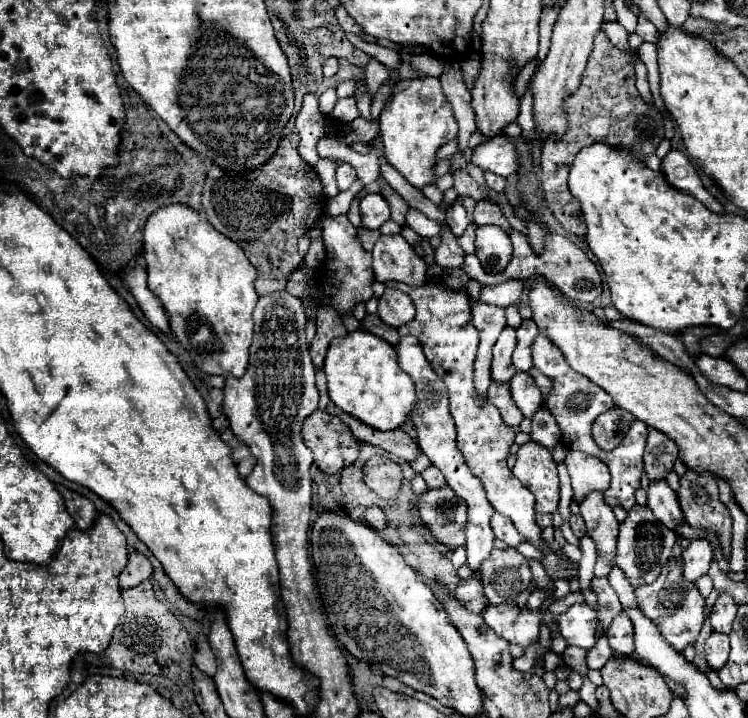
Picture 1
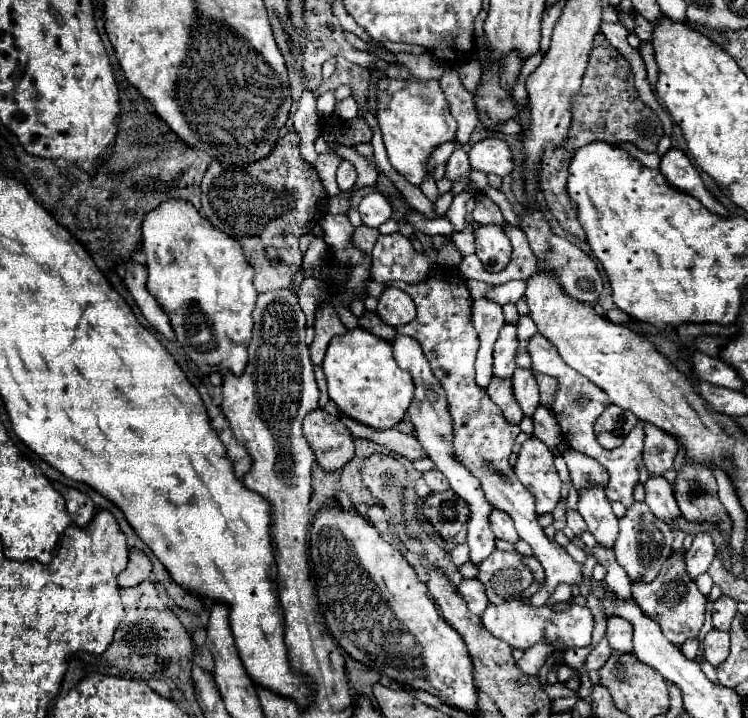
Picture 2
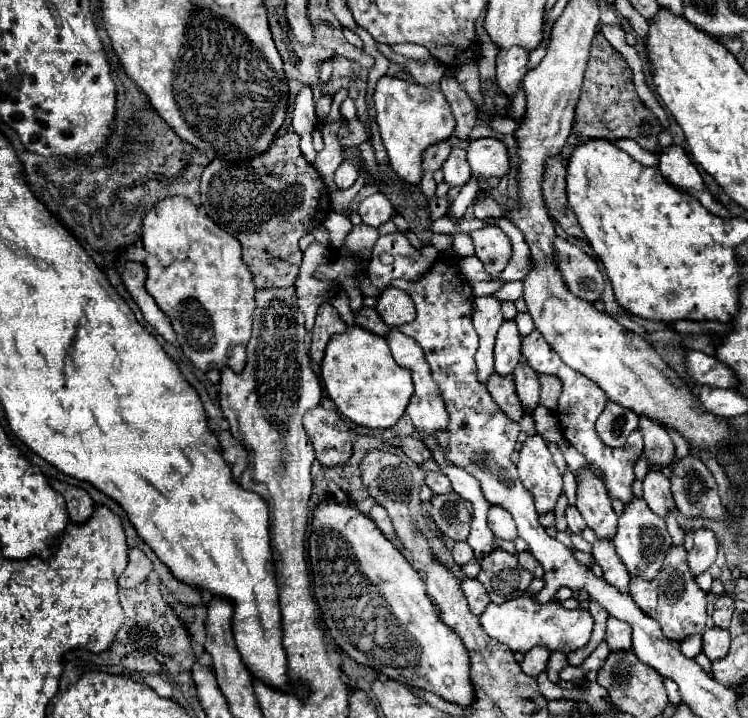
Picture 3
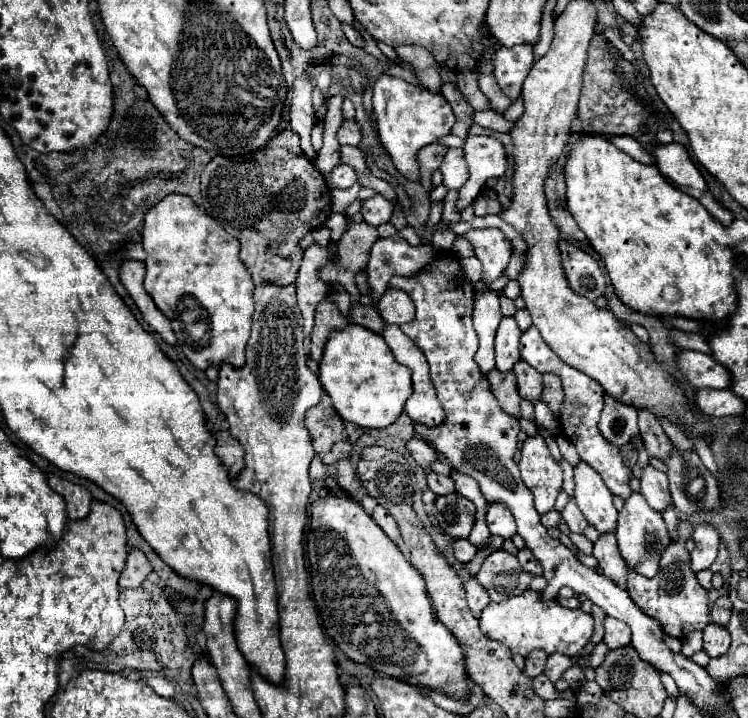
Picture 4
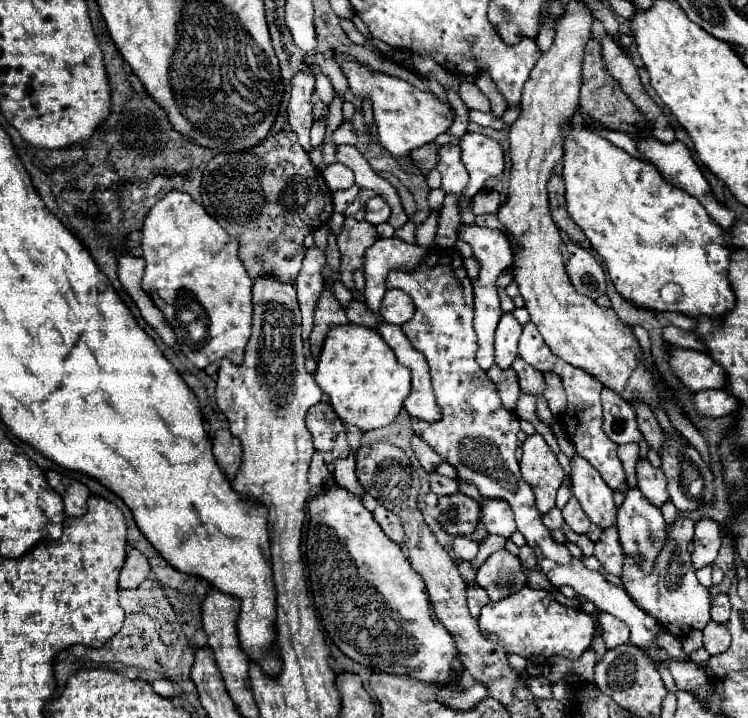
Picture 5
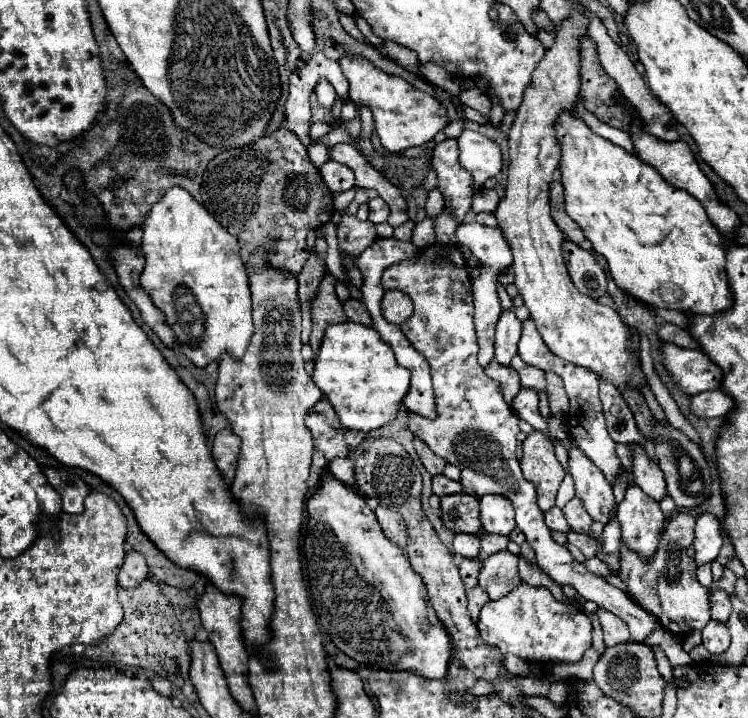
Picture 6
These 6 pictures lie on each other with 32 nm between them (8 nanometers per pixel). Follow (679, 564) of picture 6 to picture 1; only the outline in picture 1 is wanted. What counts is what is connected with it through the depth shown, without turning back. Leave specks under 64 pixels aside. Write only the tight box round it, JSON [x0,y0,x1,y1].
[636,560,704,654]

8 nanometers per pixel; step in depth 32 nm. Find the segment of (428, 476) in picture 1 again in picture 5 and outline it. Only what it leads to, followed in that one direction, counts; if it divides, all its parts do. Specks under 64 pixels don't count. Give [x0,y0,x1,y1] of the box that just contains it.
[430,472,458,496]

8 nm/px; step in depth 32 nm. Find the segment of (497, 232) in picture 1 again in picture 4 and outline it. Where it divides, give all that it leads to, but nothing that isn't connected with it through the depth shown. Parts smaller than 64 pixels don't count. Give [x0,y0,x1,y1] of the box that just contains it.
[466,228,512,280]

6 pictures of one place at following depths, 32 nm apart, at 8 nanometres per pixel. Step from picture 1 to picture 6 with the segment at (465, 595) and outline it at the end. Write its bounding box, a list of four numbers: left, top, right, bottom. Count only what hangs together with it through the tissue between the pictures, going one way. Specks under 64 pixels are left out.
[468,588,488,620]

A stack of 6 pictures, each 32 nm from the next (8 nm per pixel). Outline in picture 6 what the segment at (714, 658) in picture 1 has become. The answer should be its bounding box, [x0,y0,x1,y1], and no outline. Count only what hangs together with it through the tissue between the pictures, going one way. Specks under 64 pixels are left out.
[702,620,730,654]

